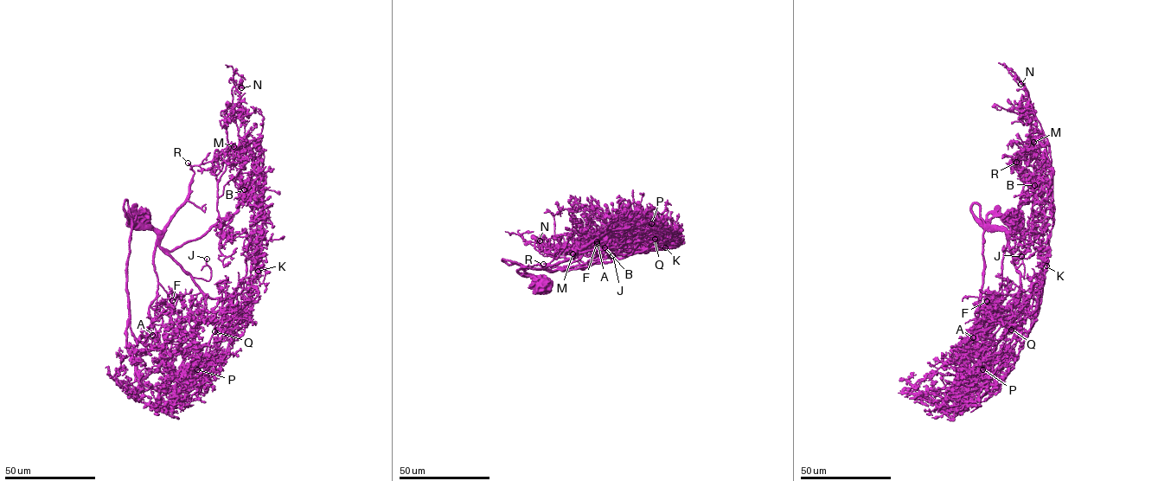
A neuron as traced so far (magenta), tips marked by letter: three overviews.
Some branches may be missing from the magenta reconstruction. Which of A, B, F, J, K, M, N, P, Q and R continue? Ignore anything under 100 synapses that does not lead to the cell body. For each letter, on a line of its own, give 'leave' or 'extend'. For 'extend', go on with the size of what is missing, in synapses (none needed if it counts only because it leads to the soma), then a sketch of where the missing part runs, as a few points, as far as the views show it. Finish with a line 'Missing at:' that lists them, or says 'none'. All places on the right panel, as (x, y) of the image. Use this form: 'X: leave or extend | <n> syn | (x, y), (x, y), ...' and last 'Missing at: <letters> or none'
A: leave
B: leave
F: leave
J: extend | 200 syn | (1021, 256), (1024, 249), (1020, 246), (1006, 262), (1005, 276)
K: leave
M: leave
N: leave
P: leave
Q: extend | 110 syn | (1011, 330), (991, 334), (994, 328), (994, 339)
R: extend | 750 syn | (1016, 162), (1011, 156), (1008, 137), (1009, 126), (1014, 123), (1007, 112), (994, 107)
Missing at: J, Q, R

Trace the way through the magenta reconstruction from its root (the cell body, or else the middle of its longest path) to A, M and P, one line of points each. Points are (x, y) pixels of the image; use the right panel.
A: (1014, 222), (1001, 215), (987, 221), (983, 284), (973, 333), (982, 349), (974, 344), (975, 333), (973, 337)
M: (1014, 222), (997, 215), (986, 227), (1001, 228), (1016, 251), (1027, 224), (1039, 221), (1041, 166), (1033, 142)
P: (1014, 222), (994, 216), (983, 233), (973, 333), (982, 347), (971, 347), (978, 359), (971, 370), (982, 369)

